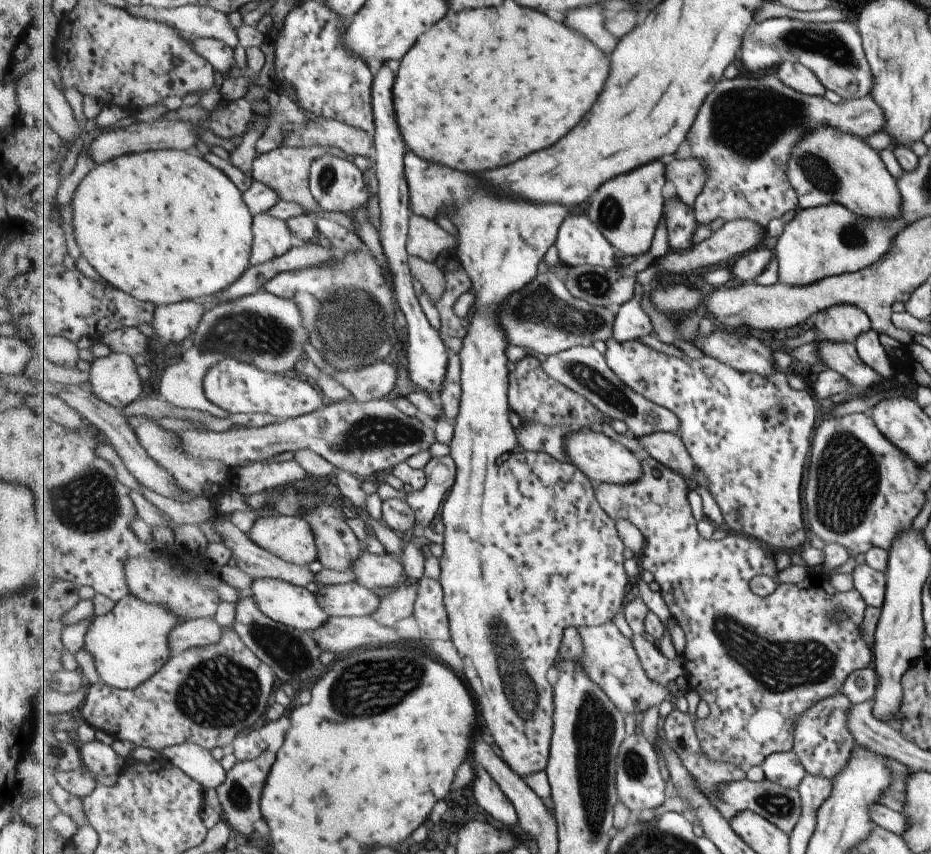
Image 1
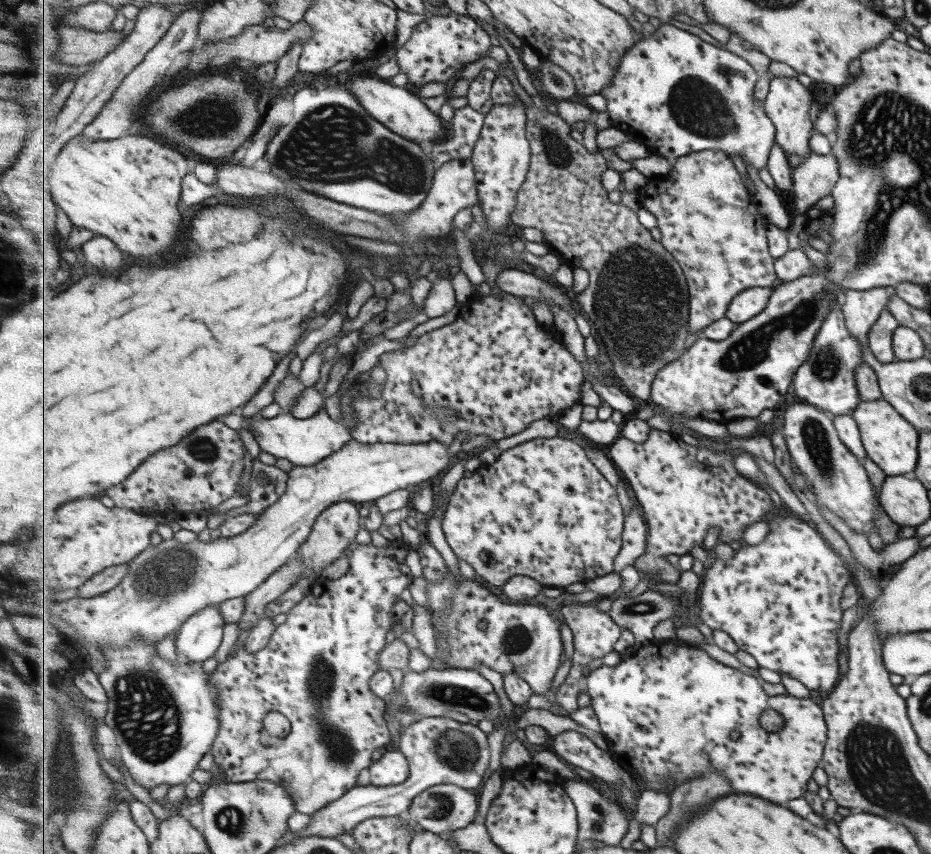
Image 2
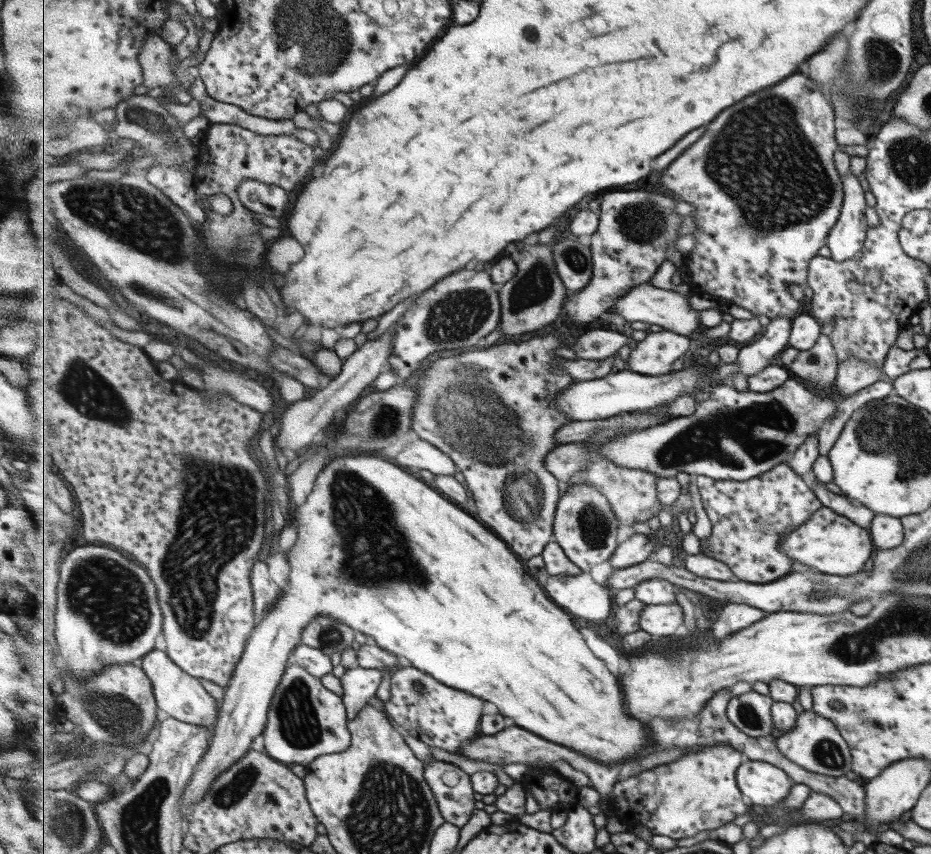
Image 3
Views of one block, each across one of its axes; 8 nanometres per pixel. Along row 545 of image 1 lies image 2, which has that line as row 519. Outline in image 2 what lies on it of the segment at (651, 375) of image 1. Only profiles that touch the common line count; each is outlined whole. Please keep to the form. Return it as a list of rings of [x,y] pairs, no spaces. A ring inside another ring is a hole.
[[[787,506],[786,510],[774,511],[769,518],[765,519],[765,522],[768,523],[770,531],[760,544],[751,546],[751,544],[745,543],[736,552],[732,560],[715,560],[706,569],[702,580],[702,592],[700,593],[700,618],[713,630],[727,632],[741,650],[754,657],[758,662],[758,667],[773,670],[779,674],[787,673],[800,681],[809,691],[821,690],[821,692],[825,692],[837,680],[837,662],[835,662],[835,656],[837,656],[837,630],[839,630],[839,622],[841,622],[841,590],[844,590],[843,586],[848,587],[847,580],[849,580],[849,576],[847,576],[847,570],[845,570],[843,562],[833,554],[833,550],[815,534],[815,530],[811,528],[811,525],[803,522],[799,515],[789,510]]]

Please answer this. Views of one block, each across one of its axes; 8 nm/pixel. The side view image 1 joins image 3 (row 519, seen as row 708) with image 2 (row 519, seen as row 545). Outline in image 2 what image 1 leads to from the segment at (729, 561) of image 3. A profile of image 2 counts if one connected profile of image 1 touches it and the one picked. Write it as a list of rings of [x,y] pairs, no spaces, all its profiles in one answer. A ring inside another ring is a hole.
[[[651,429],[651,435],[649,435],[649,438],[645,442],[641,443],[621,436],[617,441],[610,444],[609,456],[613,463],[615,463],[615,466],[617,466],[617,468],[623,472],[632,490],[635,492],[636,498],[644,510],[645,523],[648,523],[649,528],[648,547],[645,555],[644,557],[637,559],[633,567],[639,573],[641,572],[641,574],[645,574],[645,576],[649,576],[649,578],[654,578],[653,583],[679,583],[679,580],[682,577],[682,570],[680,568],[675,568],[675,566],[671,566],[671,562],[667,560],[667,556],[669,556],[669,554],[678,555],[679,557],[683,555],[689,555],[691,548],[693,548],[693,545],[699,545],[701,547],[701,545],[704,544],[705,536],[707,536],[707,530],[709,530],[709,528],[717,527],[720,534],[720,542],[730,544],[732,541],[741,540],[743,532],[745,532],[745,530],[747,530],[751,524],[765,521],[765,519],[769,518],[769,516],[776,510],[775,504],[773,504],[773,500],[771,500],[770,497],[764,495],[761,488],[741,476],[740,472],[736,468],[736,452],[728,449],[724,453],[725,455],[715,454],[713,451],[709,451],[707,448],[697,448],[695,446],[689,445],[689,442],[681,441],[681,438],[678,437],[677,434],[671,432],[671,430]]]

